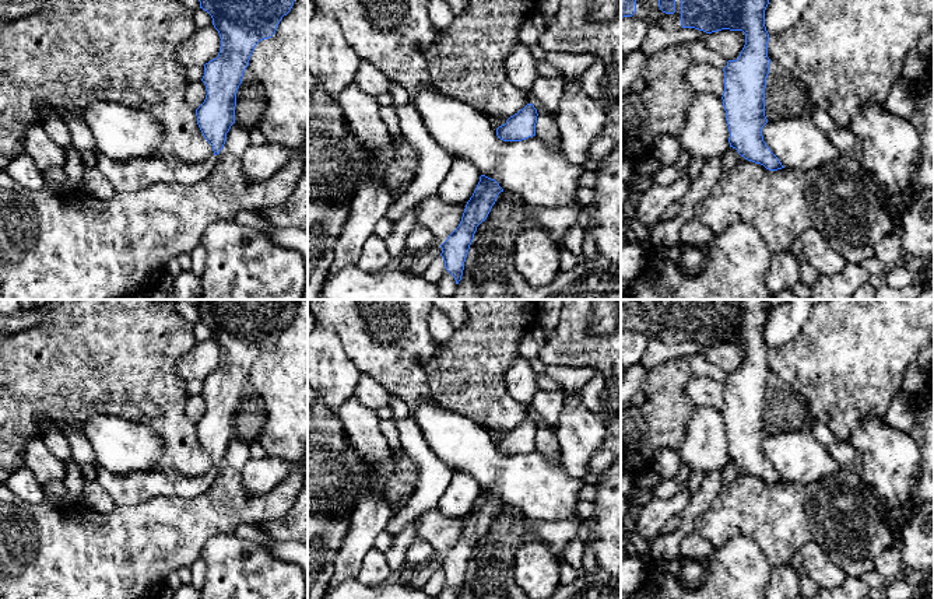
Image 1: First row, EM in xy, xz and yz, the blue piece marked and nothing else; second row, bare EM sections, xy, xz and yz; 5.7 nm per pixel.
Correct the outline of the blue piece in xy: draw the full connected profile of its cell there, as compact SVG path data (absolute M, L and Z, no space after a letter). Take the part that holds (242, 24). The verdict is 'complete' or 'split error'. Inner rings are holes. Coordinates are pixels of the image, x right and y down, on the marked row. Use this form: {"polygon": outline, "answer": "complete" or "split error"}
{"polygon": "M199 0L221 38L220 53L204 64L206 99L196 109L204 139L220 154L235 123L236 92L256 45L271 38L295 0Z", "answer": "complete"}

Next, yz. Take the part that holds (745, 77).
{"polygon": "M681 0L682 28L706 34L721 29L742 31L745 45L724 71L723 106L730 132L730 147L741 157L769 171L784 168L763 141L765 88L770 59L765 10L769 0Z", "answer": "complete"}

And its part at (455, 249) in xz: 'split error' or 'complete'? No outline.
complete

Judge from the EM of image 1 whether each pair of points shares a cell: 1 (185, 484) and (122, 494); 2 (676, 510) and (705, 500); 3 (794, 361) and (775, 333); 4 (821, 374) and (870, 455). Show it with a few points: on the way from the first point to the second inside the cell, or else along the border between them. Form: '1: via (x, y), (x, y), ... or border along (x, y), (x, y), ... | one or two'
1: via (169, 484), (137, 487) | one
2: border along (694, 493), (690, 504), (680, 515) | two
3: border along (806, 322), (792, 340), (769, 350) | two
4: border along (882, 416), (866, 416), (846, 440) | two

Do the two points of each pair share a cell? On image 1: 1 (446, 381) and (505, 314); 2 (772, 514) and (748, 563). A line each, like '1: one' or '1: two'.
1: one
2: two

